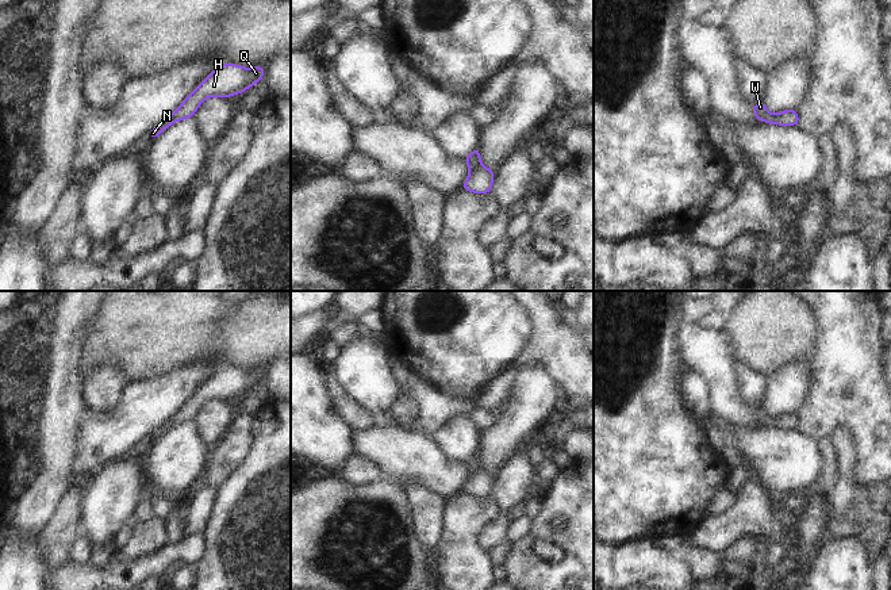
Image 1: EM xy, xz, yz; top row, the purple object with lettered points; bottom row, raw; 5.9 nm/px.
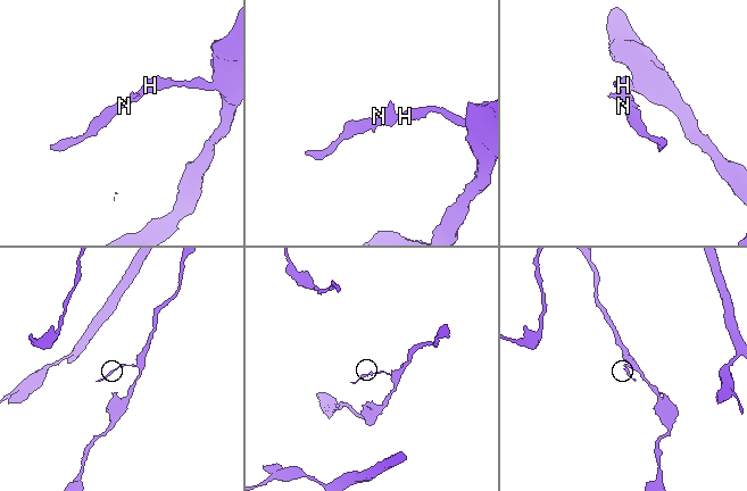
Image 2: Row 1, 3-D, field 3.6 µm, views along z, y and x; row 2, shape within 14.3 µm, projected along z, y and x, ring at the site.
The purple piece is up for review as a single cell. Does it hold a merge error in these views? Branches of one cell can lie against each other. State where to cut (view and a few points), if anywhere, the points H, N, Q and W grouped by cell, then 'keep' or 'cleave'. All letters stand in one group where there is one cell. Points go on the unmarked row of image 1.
no cut | H N Q W | keep

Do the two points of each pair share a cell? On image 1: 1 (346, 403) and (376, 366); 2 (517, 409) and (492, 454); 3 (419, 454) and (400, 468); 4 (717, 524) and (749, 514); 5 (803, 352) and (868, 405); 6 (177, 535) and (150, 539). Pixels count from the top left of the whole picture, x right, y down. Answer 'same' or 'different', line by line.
1: different
2: same
3: same
4: same
5: different
6: different

